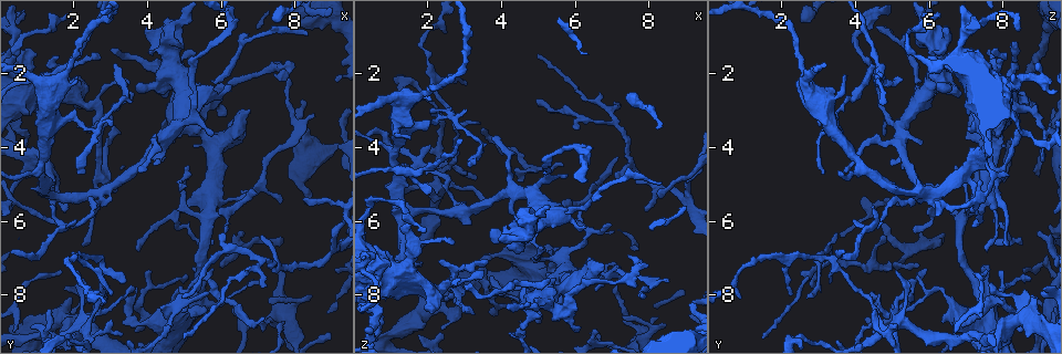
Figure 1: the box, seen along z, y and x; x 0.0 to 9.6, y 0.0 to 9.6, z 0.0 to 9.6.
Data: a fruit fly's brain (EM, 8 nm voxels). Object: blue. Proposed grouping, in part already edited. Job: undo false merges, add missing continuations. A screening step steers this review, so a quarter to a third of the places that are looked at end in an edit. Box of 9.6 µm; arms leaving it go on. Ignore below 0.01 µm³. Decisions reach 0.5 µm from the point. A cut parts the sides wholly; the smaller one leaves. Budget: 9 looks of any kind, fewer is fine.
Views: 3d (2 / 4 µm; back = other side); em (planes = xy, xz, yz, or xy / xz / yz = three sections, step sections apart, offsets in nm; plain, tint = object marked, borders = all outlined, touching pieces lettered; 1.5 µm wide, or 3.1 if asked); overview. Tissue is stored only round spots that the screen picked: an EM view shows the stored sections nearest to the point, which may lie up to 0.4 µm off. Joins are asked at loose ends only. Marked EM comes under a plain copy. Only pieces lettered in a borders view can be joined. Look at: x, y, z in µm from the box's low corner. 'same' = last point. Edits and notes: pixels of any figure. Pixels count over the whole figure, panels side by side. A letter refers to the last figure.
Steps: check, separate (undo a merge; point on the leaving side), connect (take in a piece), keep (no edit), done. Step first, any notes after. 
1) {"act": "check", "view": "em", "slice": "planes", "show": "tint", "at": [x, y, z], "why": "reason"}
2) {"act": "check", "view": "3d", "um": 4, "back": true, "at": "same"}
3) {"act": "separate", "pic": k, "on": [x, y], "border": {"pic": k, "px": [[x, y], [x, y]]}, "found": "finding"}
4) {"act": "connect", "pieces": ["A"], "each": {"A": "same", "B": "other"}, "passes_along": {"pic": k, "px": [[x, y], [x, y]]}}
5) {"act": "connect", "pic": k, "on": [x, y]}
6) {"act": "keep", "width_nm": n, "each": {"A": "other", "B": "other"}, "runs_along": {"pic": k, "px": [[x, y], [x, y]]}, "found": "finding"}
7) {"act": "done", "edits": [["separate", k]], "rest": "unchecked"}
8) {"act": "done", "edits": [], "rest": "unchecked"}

{"act": "check", "view": "em", "slice": "planes", "show": "tint", "at": [2.70, 1.50, 6.65], "why": "free end"}

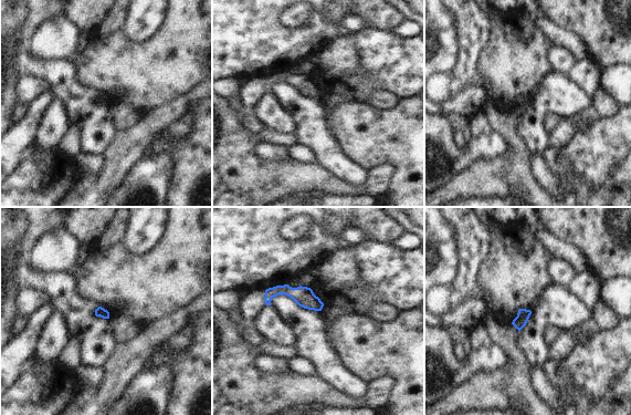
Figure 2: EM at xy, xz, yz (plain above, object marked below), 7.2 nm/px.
{"act": "check", "view": "em", "slice": "planes", "show": "borders", "at": "same", "why": "see the neighbours"}

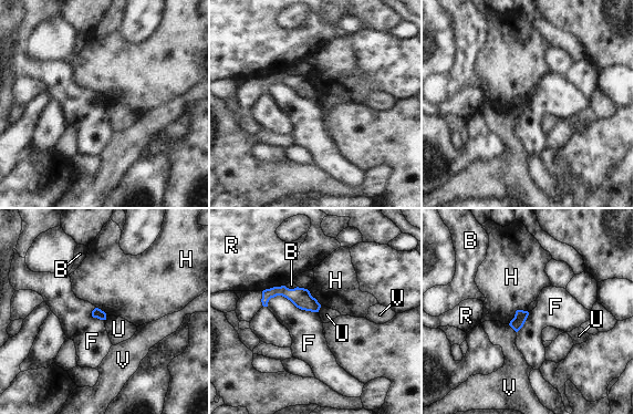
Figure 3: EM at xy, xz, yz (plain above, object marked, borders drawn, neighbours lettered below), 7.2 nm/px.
{"act": "keep", "each": {"B": "other", "F": "other", "H": "other", "R": "other", "U": "other", "V": "other"}, "border": {"pic": 3, "px": [[267, 302], [283, 296], [316, 312]]}, "found": "none of them fits"}

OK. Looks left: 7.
{"act": "check", "view": "3d", "um": 2, "at": [4.10, 7.30, 7.95], "why": "free end"}

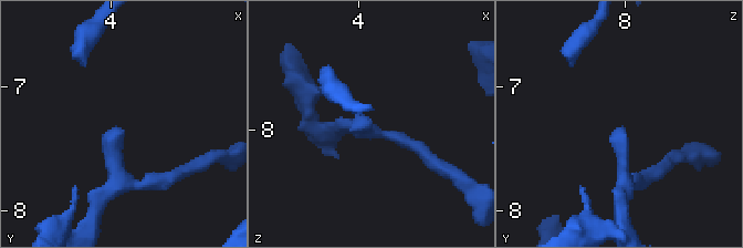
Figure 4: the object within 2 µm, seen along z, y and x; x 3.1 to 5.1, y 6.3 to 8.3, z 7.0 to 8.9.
{"act": "check", "view": "em", "slice": "xz", "step": 4, "show": "borders", "at": [4.06, 7.32, 8.00]}

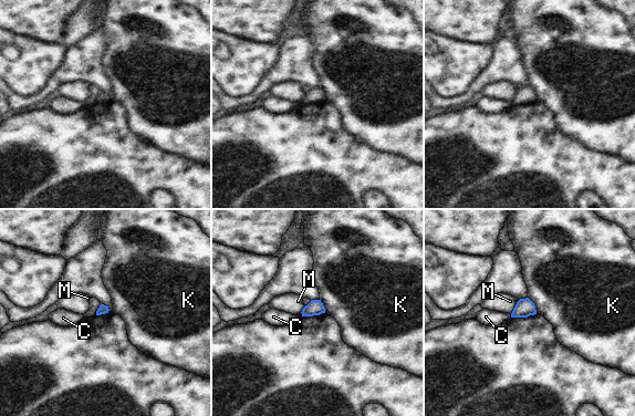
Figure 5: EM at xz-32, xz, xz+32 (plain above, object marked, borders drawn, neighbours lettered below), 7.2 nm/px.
{"act": "check", "view": "em", "slice": "planes", "show": "borders", "at": "same"}

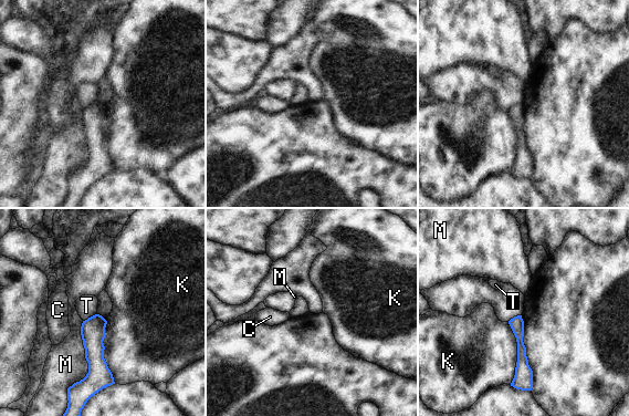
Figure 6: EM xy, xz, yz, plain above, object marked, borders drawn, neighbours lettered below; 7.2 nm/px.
{"act": "keep", "each": {"C": "other", "K": "other", "M": "other", "T": "other"}, "found": "no lettered piece goes on from it"}

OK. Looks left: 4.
{"act": "check", "view": "3d", "um": 2, "back": true, "at": [6.75, 2.95, 7.20], "why": "stops while still wide"}

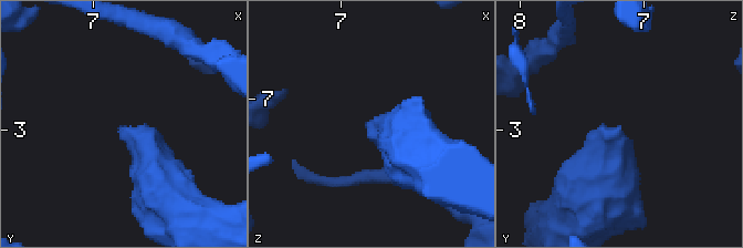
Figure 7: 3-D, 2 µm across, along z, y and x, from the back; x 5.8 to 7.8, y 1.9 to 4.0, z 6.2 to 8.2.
{"act": "check", "view": "em", "slice": "xy", "step": 4, "show": "borders", "at": [6.78, 3.02, 7.20]}

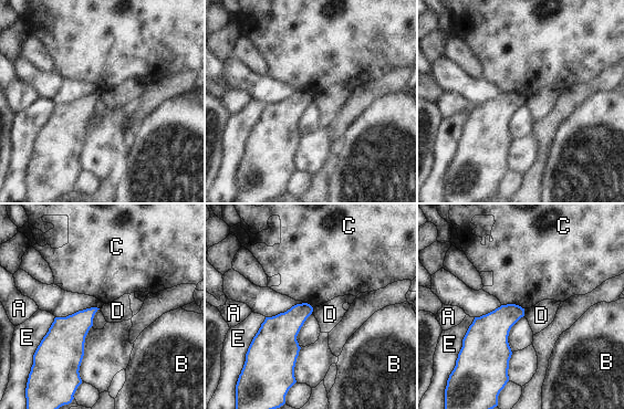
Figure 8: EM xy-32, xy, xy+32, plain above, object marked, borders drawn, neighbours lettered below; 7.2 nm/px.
{"act": "keep", "longest_contact_nm": ["E", 300], "each": {"A": "other", "B": "other", "C": "other", "D": "other", "E": "other"}, "border": {"pic": 8, "px": [[523, 308], [524, 315]]}, "found": "no lettered piece goes on from it"}

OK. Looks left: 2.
{"act": "check", "view": "em", "slice": "planes", "show": "borders", "at": [1.60, 2.10, 3.70], "why": "thin end"}

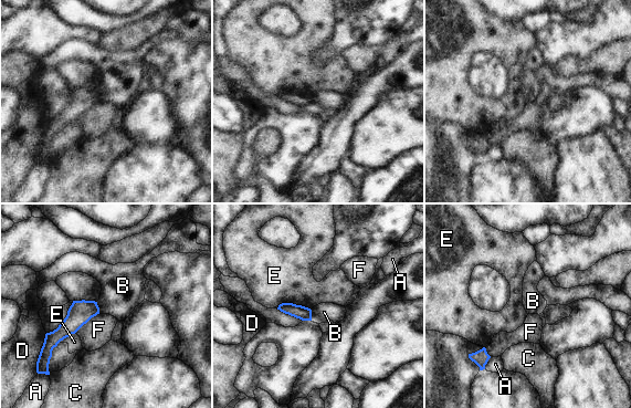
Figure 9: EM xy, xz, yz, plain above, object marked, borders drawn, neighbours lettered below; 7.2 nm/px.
{"act": "keep", "longest_contact_nm": ["E", 260], "each": {"A": "other", "B": "other", "C": "other", "D": "other", "E": "other", "F": "other"}, "runs_along": {"pic": 9, "px": [[94, 304], [84, 310], [50, 344]]}, "found": "none of them fits"}

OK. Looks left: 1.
{"act": "done", "edits": [], "rest": "unchecked"}

